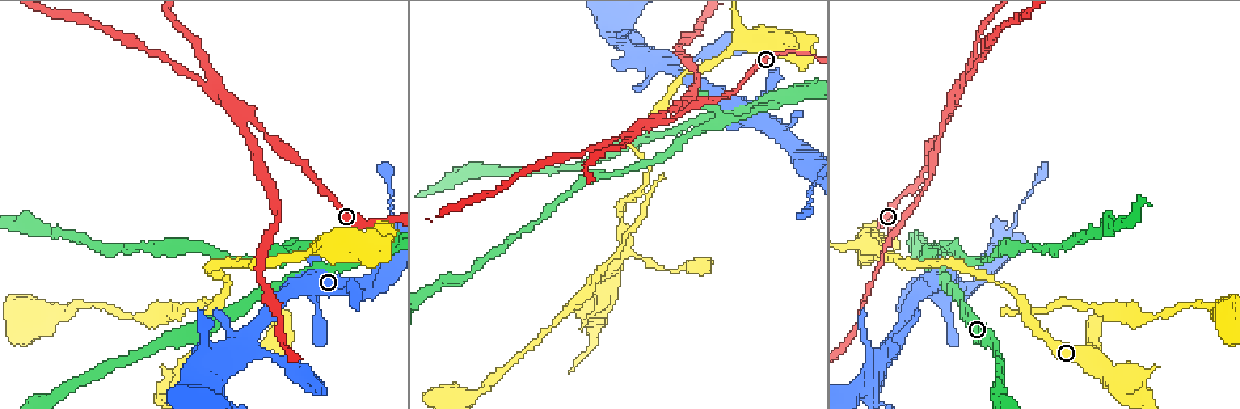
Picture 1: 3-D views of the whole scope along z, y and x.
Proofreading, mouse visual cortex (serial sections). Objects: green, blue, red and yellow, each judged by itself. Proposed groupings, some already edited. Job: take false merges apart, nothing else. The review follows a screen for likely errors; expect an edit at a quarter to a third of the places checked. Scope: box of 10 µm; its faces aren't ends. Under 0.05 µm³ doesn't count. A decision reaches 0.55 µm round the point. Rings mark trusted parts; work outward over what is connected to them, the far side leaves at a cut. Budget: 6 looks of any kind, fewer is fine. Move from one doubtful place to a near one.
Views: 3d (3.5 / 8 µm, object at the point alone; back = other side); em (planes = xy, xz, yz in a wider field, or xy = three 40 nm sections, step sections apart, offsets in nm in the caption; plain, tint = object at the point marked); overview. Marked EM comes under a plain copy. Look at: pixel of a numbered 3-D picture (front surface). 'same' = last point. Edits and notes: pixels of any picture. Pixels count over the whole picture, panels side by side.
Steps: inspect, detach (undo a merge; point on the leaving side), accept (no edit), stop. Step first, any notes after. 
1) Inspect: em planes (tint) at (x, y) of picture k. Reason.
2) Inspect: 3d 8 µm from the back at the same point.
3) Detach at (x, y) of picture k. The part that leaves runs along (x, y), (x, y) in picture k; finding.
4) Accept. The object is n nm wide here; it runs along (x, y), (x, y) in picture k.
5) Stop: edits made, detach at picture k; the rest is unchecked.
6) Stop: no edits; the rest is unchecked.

Inspect: 3d 3.5 µm at (872, 381) of picture 1. Four or more arms meet.

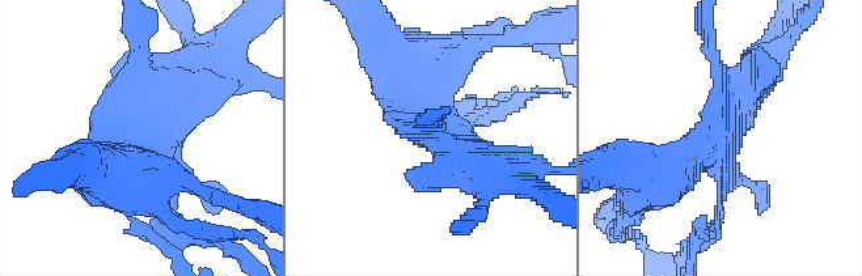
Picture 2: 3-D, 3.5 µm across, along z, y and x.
Inspect: em xy step 2 (tint) at (145, 133) of picture 2. Shape alone is not enough.

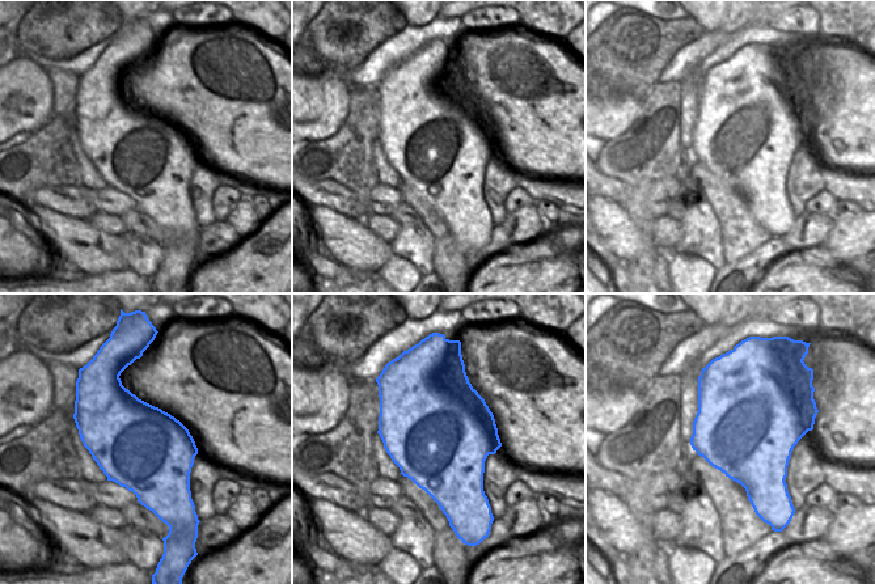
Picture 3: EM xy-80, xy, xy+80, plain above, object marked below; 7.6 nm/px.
Accept. It runs along (755, 69), (715, 143), (662, 174) in picture 2; all the same cell.

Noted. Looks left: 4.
Inspect: 3d 8 µm at (774, 93) of picture 1. Two arms in line, one across.

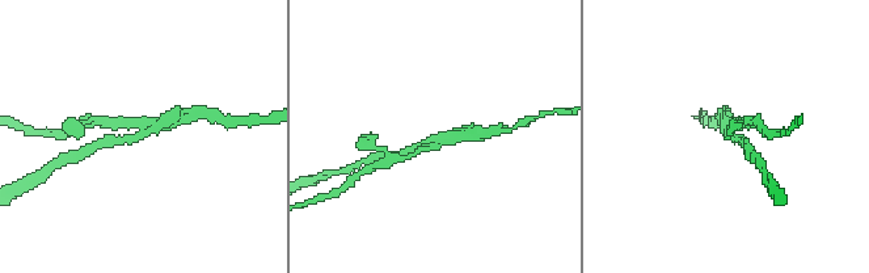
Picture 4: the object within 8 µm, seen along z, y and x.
Inspect: em planes (tint) at the same point. 3 arms meet here; the arms are 200, 200, 300 nm wide.

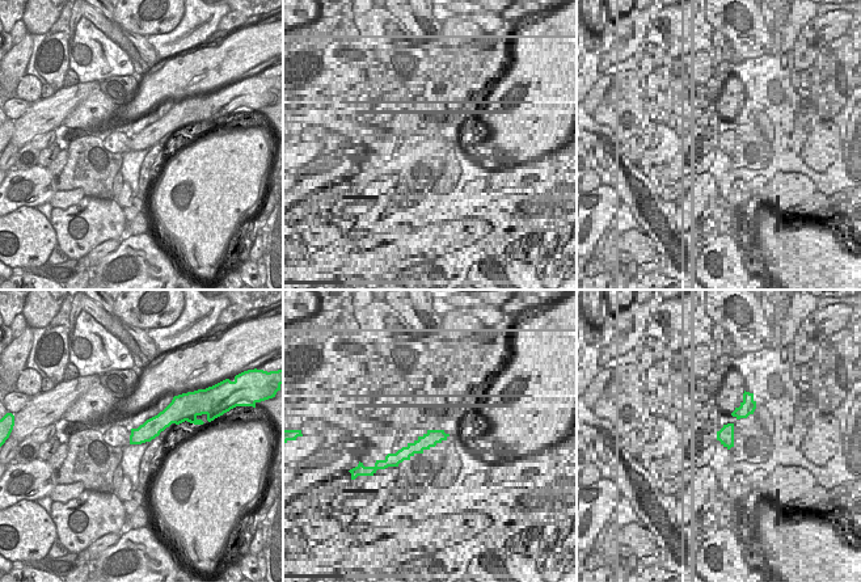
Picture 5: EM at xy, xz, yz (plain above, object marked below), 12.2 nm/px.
Detach at (503, 129) of picture 4. The part that leaves runs along (437, 142), (409, 158), (386, 162) in picture 4; two cells meet here.

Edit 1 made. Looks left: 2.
Inspect: 3d 3.5 µm at (957, 91) of picture 1. Branch point.

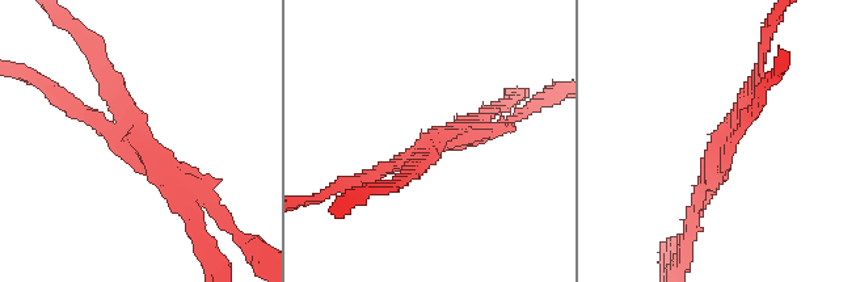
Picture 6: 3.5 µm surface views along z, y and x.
Inspect: em xy step 3 (tint) at (719, 141) of picture 6. 3 arms meet here; the arms are 150, 150, 250 nm wide.

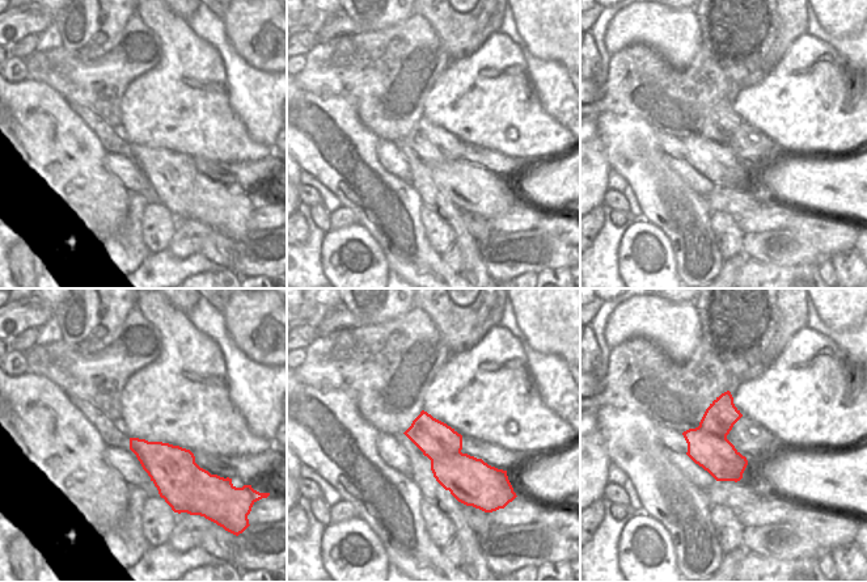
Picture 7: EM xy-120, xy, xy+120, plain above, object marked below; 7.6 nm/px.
Detach at (511, 100) of picture 6. The object is 300 nm wide here; a second cell is stuck on.

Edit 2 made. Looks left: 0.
Stop: edits made, detach at picture 4, detach at picture 6; the rest is unchecked.

